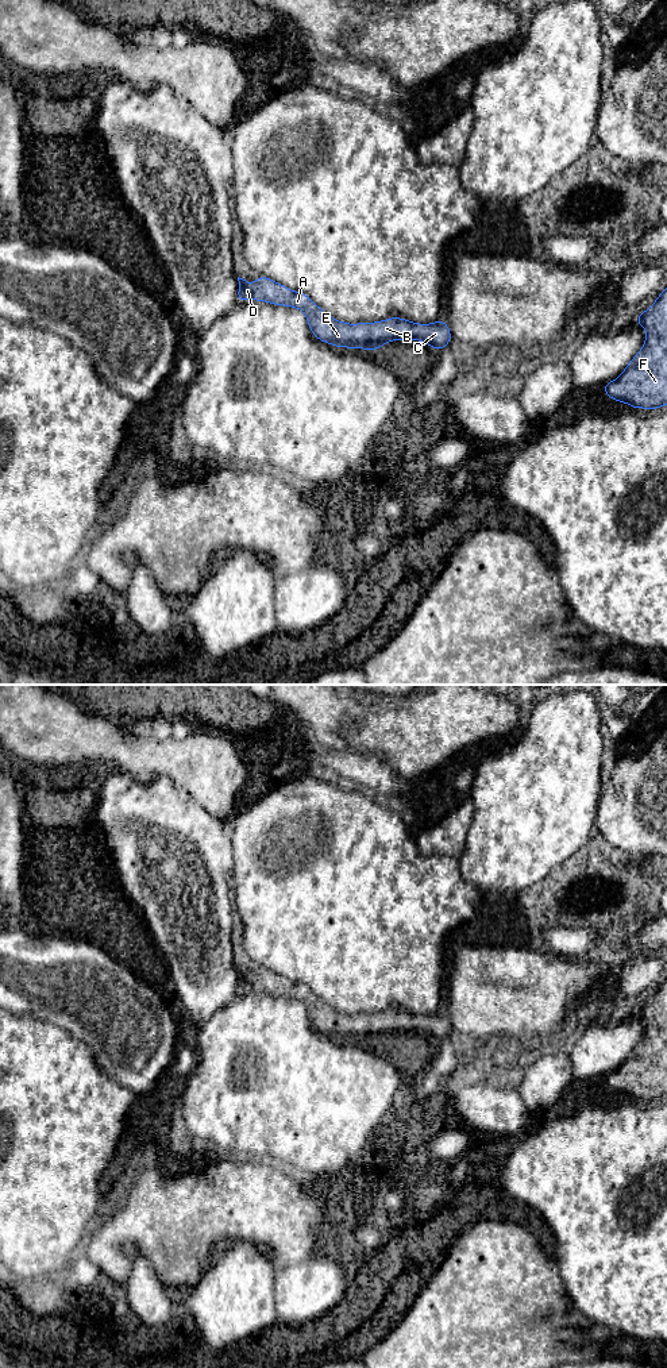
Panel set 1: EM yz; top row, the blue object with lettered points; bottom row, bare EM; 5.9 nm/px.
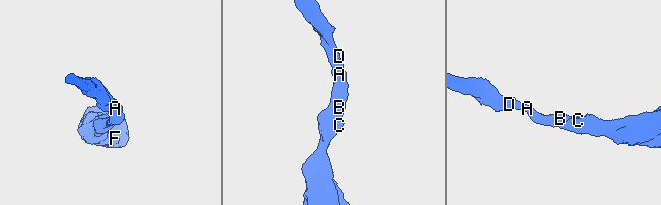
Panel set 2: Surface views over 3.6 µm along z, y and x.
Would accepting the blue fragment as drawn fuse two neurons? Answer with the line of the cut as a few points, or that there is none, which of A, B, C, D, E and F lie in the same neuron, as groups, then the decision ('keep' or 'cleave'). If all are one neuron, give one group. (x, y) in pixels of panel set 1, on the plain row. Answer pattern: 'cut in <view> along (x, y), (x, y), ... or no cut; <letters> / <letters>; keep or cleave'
no cut; A B C D E F; keep

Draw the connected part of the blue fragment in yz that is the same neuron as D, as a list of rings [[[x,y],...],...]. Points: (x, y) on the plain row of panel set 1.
[[[261,967],[251,976],[239,970],[238,993],[248,990],[274,997],[297,999],[304,1003],[315,1029],[335,1038],[379,1041],[392,1032],[420,1032],[431,1040],[443,1041],[451,1034],[451,1022],[444,1011],[429,1016],[389,1009],[374,1014],[350,1016],[335,1011],[317,998],[305,984],[294,983]]]

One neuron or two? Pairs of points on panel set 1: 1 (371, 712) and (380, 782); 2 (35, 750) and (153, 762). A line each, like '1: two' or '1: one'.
1: two
2: one

